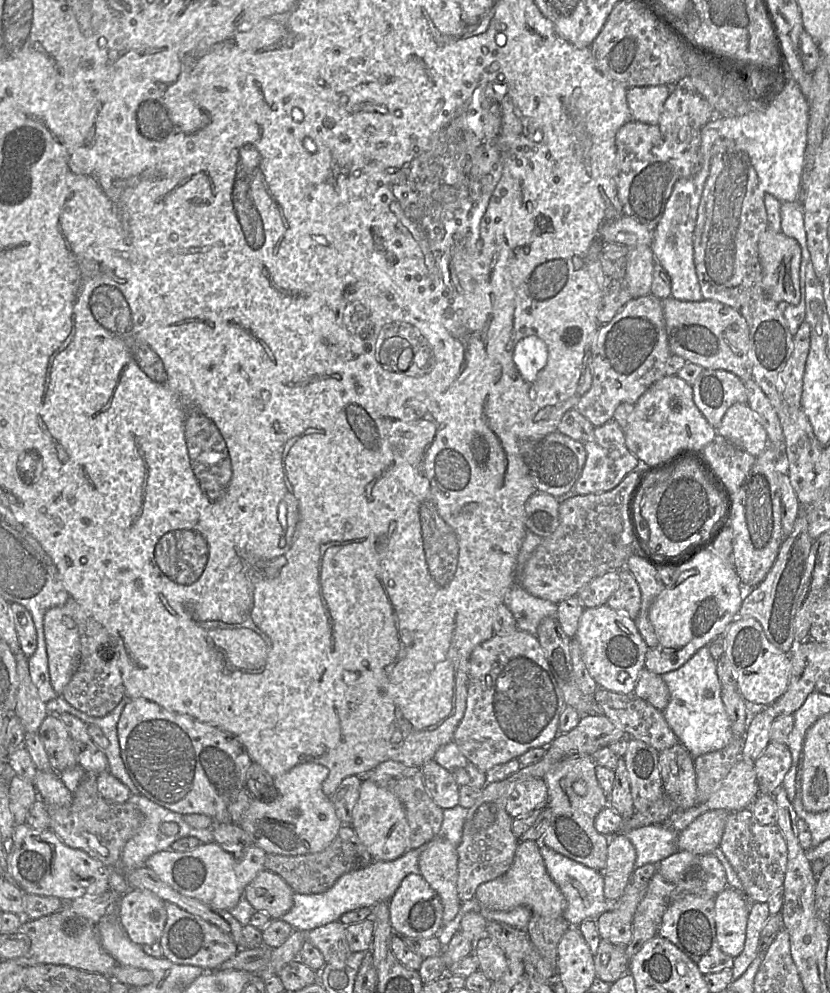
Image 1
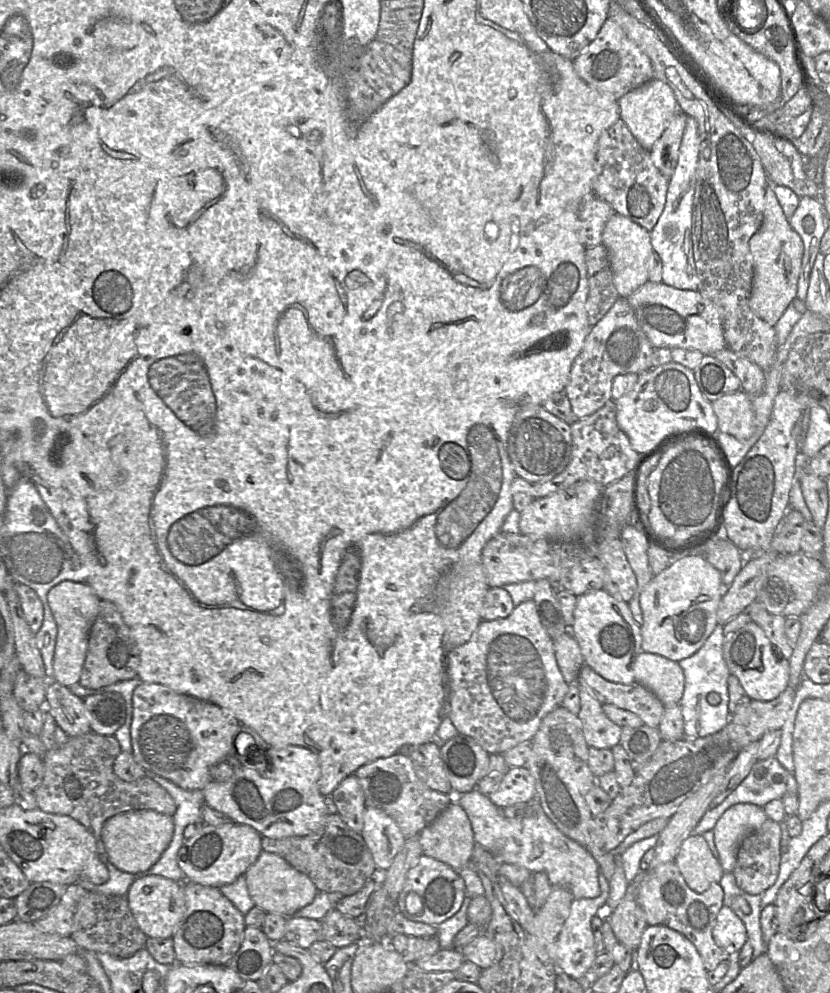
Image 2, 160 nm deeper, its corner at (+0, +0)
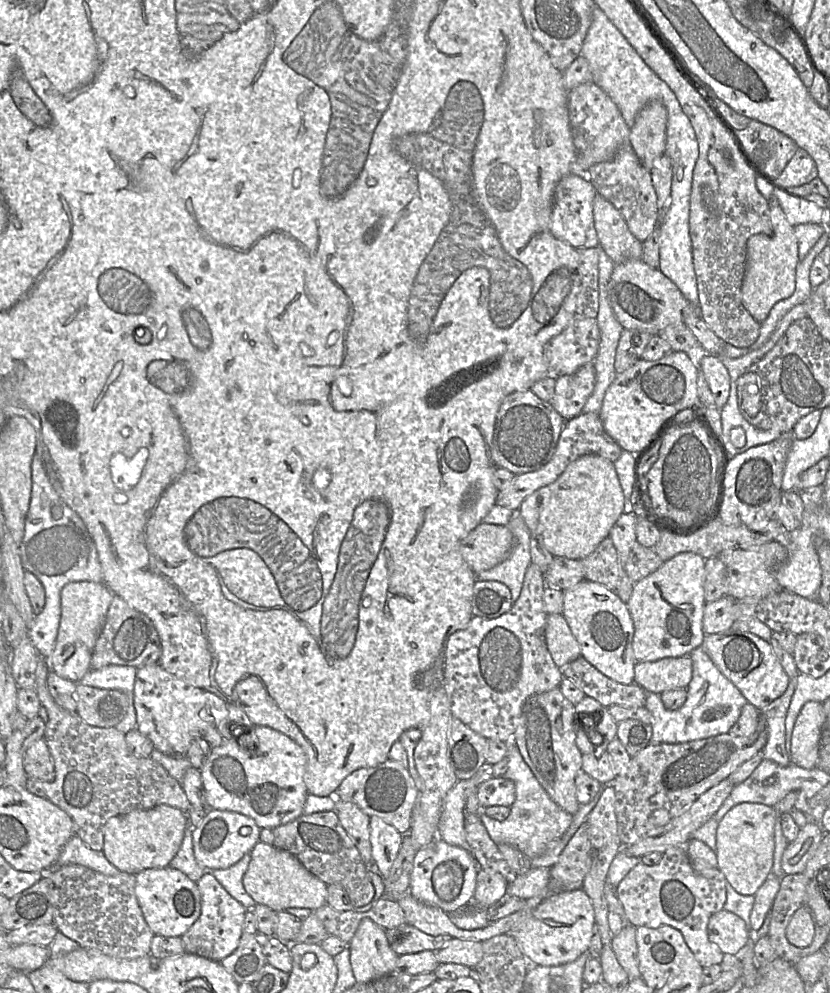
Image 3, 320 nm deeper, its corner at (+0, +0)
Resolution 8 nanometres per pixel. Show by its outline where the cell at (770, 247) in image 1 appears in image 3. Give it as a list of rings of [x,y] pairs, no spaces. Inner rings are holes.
[[[769,201],[771,233],[752,235],[746,244],[745,274],[741,287],[742,302],[752,317],[762,323],[772,307],[789,298],[796,287],[796,268],[799,260],[798,241],[794,227],[789,224],[778,201]]]

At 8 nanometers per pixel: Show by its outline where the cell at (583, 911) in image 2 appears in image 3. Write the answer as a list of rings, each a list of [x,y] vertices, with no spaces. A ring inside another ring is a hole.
[[[580,889],[552,892],[531,908],[531,915],[510,931],[530,964],[558,966],[575,961],[588,951],[596,924],[591,899]]]

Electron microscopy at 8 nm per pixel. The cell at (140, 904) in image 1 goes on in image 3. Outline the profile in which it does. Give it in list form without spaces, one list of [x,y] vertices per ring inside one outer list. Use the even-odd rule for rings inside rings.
[[[170,866],[144,869],[135,875],[135,895],[143,917],[155,935],[182,937],[201,913],[201,893],[197,884]]]

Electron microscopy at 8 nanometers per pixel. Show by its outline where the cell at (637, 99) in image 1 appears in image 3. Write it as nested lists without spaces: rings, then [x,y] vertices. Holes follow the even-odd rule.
[[[650,101],[638,113],[630,129],[629,142],[641,164],[649,171],[653,168],[654,161],[664,154],[666,145],[668,113],[666,107],[659,101]]]

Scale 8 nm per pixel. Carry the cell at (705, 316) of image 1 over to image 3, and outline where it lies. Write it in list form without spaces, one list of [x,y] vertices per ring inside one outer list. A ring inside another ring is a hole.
[[[628,260],[613,267],[607,287],[607,298],[616,320],[624,329],[646,331],[658,335],[668,325],[682,321],[682,311],[689,304],[679,288],[660,269],[655,269],[641,260]]]

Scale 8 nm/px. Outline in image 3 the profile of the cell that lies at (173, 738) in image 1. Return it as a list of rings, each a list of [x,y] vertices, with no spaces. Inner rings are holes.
[[[158,663],[137,669],[134,684],[134,705],[136,710],[136,728],[149,738],[155,749],[171,756],[186,756],[193,740],[201,738],[204,731],[217,728],[221,720],[227,717],[226,703],[215,694],[196,688],[164,670]]]

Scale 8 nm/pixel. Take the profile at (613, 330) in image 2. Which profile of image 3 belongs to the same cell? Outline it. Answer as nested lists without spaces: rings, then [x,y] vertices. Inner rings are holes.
[[[589,362],[575,373],[556,379],[555,392],[550,404],[563,417],[570,420],[582,413],[582,409],[595,386],[595,367]]]

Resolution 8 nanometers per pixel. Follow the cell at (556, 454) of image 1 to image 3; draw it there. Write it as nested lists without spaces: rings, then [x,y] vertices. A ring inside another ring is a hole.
[[[530,389],[507,395],[500,405],[494,427],[494,464],[497,468],[507,469],[514,475],[540,469],[553,456],[565,422],[550,402],[538,398]]]

